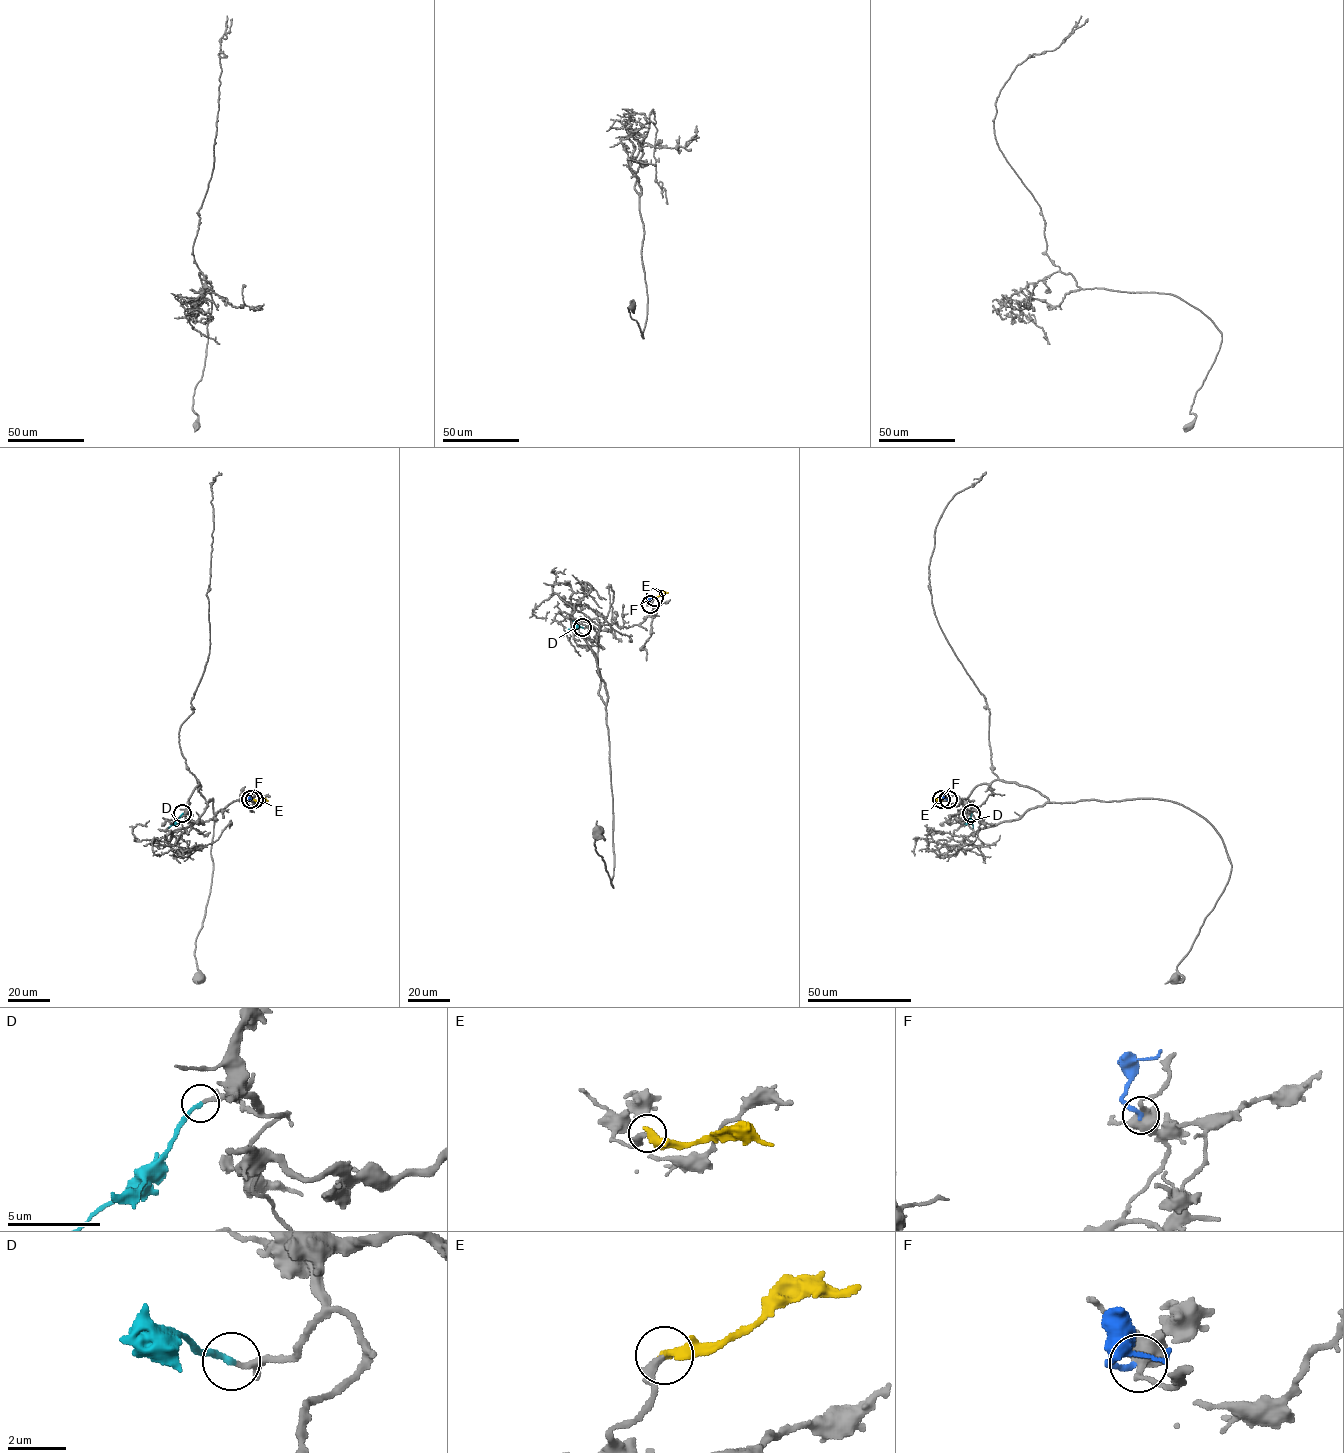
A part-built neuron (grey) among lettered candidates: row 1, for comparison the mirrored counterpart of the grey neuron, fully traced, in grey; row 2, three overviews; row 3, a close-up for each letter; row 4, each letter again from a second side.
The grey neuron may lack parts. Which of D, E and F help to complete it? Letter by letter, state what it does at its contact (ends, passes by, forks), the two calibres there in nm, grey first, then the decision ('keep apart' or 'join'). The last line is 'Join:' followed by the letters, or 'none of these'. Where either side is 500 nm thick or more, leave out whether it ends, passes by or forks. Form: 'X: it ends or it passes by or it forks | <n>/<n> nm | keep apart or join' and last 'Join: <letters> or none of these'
D: it ends | 240/220 nm | join
E: it ends | 280/400 nm | keep apart
F: 500/240 nm | keep apart
Join: D

